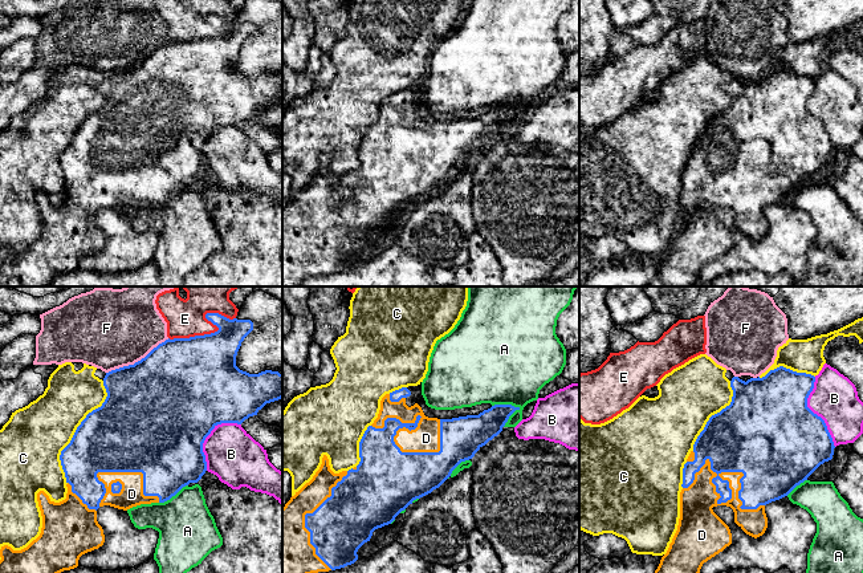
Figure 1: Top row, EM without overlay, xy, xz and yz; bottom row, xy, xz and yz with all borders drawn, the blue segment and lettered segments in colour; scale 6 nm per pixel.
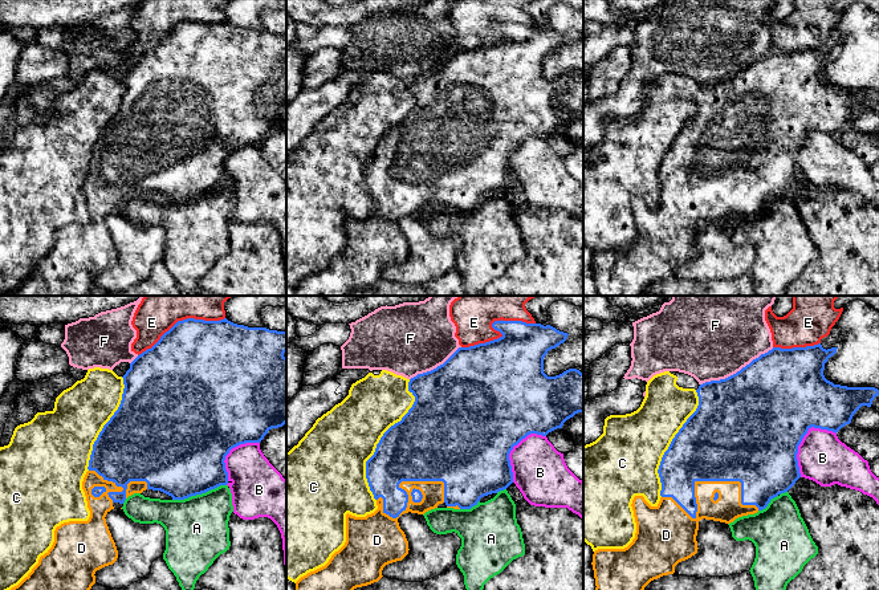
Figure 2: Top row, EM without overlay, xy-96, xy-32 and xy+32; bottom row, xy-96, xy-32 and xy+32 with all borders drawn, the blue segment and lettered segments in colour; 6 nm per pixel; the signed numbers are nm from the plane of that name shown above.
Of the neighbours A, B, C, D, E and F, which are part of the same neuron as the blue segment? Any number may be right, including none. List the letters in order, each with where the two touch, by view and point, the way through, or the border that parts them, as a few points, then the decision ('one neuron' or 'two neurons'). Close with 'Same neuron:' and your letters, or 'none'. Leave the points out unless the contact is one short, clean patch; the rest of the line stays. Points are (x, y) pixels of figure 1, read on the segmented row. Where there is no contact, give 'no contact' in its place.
A: meets blue in xz at (509, 415); two neurons
B: meets blue in yz at (813, 413); two neurons
C: meets blue in xy at (76, 430); two neurons
D: meets blue in yz at (735, 471); one neuron
E: meets blue in xy at (215, 332); two neurons
F: meets blue in xy at (138, 361); two neurons
Same neuron: D

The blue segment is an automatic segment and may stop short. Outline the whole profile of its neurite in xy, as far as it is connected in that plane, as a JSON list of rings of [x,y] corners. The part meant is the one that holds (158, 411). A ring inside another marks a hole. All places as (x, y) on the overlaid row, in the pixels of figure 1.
[[[207,313],[205,318],[219,330],[190,338],[168,338],[134,365],[106,373],[105,402],[86,415],[60,455],[68,483],[66,499],[54,503],[44,491],[37,493],[42,516],[41,533],[21,550],[1,546],[0,573],[61,573],[77,568],[82,554],[98,549],[105,542],[103,529],[97,521],[99,507],[110,505],[127,511],[141,504],[170,500],[183,487],[198,483],[205,474],[203,443],[217,424],[241,424],[249,416],[257,415],[266,403],[282,398],[282,374],[272,370],[249,374],[236,366],[237,351],[253,330],[253,322],[229,320],[219,313]]]

